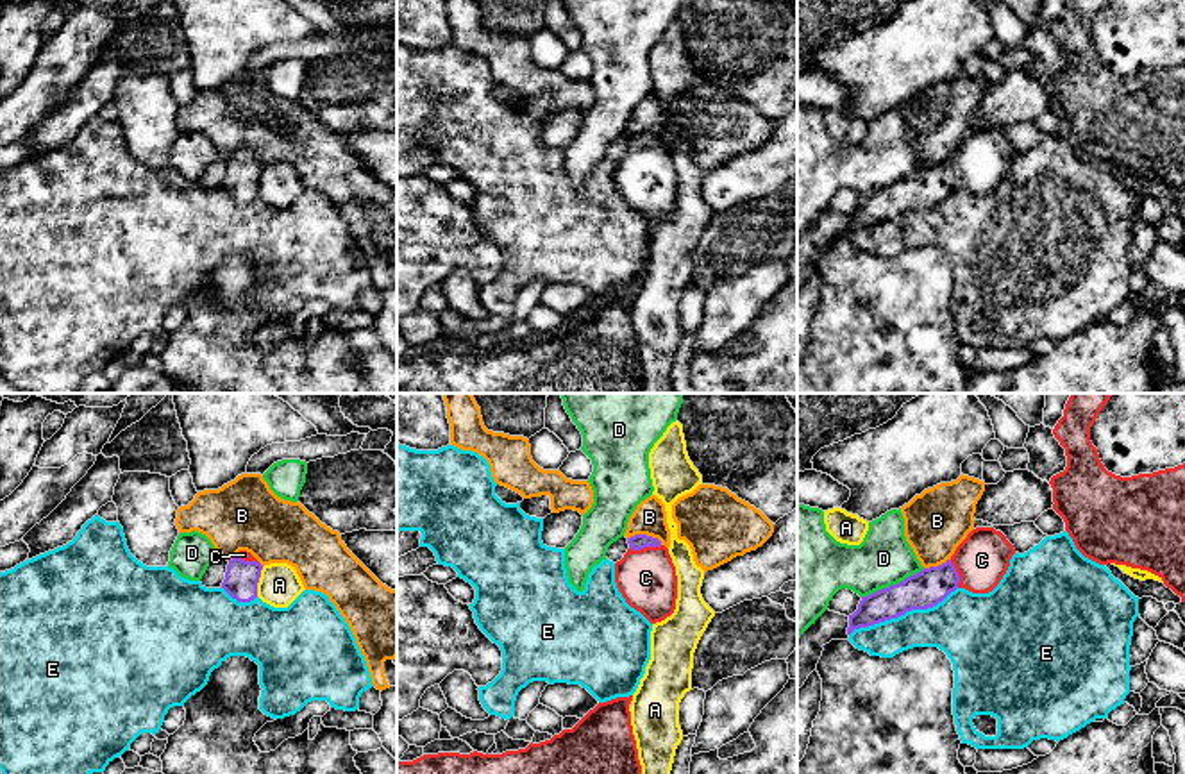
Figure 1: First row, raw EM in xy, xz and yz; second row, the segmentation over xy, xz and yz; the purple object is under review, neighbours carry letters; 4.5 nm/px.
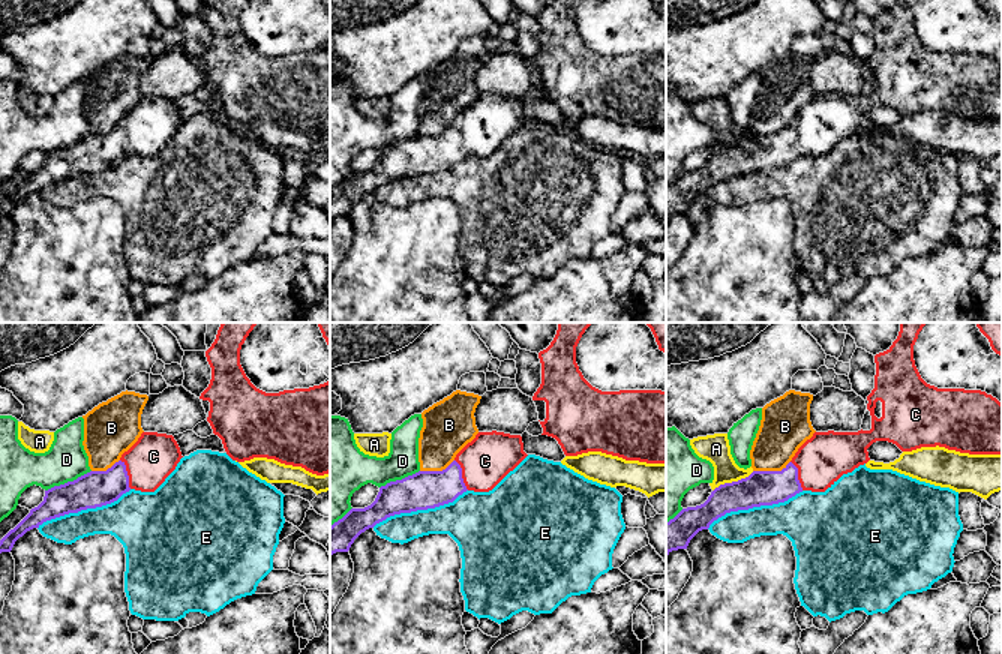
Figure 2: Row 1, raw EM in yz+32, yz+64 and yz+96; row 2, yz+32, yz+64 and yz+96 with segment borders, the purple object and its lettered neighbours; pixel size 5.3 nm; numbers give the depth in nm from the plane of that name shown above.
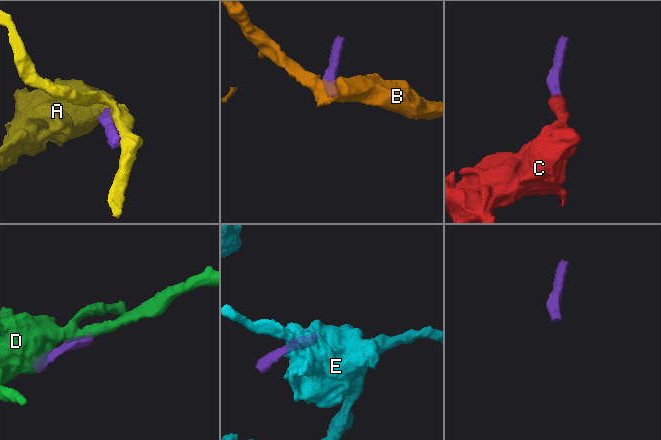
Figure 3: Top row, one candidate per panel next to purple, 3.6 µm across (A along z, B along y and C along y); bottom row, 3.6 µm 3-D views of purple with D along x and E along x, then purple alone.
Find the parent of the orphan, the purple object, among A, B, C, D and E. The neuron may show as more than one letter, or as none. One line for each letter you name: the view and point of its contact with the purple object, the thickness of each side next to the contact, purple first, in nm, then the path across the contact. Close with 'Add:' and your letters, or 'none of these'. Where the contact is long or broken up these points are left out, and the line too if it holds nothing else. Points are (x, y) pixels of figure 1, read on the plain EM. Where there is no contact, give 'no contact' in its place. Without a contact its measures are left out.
C: contact xz (644, 147); calibres 70 and 260 nm; way xz (637, 142), (644, 147), (646, 177)
Add: C

